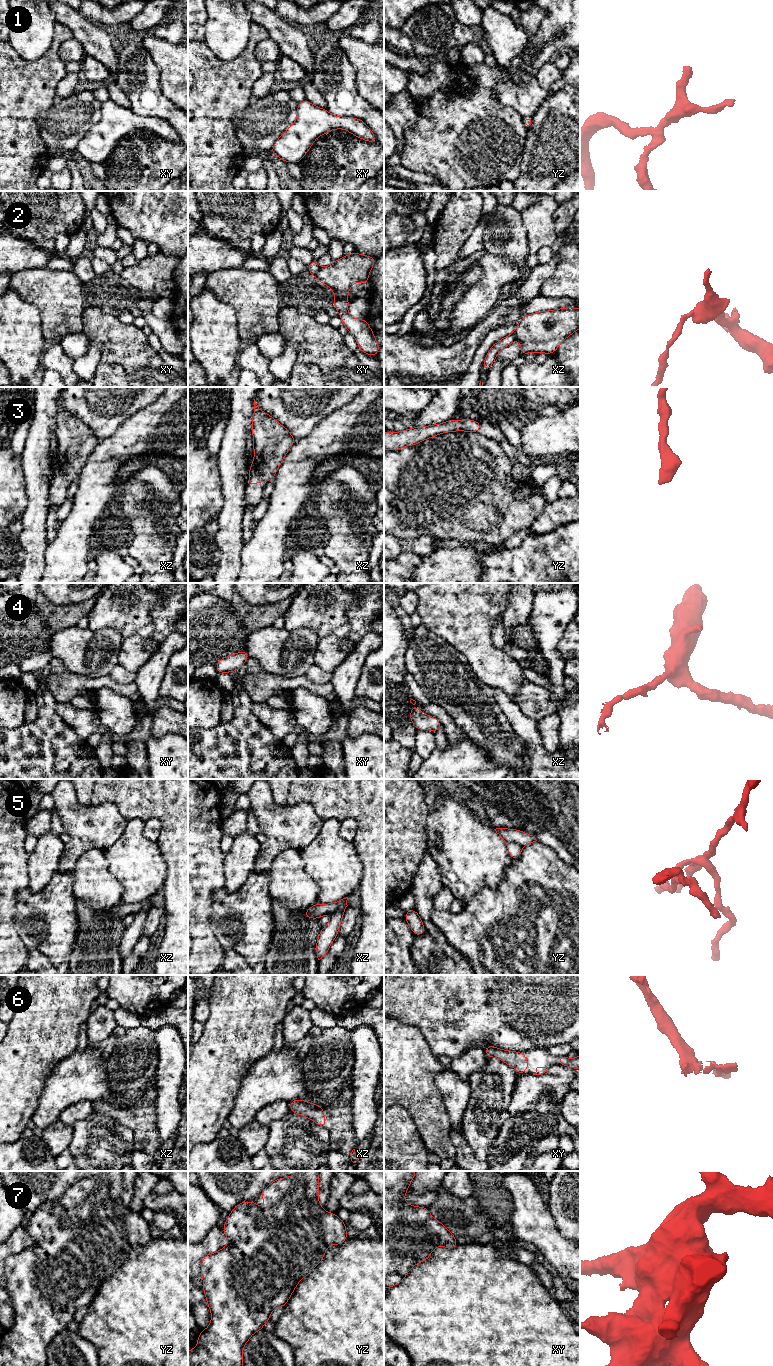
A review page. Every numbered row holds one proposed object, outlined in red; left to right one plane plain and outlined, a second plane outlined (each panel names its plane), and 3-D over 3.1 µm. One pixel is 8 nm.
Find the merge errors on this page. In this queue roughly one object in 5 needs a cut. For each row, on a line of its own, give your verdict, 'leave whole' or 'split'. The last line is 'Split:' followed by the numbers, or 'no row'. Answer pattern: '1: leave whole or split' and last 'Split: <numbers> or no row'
1: leave whole
2: split
3: leave whole
4: leave whole
5: split
6: leave whole
7: leave whole
Split: 2, 5

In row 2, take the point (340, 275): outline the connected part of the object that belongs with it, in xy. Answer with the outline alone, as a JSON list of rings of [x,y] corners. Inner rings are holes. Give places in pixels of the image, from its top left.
[[[354,251],[350,255],[333,261],[329,266],[319,268],[315,279],[334,292],[333,307],[339,312],[342,324],[356,339],[358,349],[369,356],[377,356],[380,346],[366,319],[356,319],[348,314],[350,301],[347,300],[350,288],[356,282],[367,285],[370,271],[376,262],[375,257],[361,255]]]

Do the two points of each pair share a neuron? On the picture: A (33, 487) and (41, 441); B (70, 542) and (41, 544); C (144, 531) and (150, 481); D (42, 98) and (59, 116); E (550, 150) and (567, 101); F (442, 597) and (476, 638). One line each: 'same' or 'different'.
A: same
B: different
C: same
D: different
E: same
F: same

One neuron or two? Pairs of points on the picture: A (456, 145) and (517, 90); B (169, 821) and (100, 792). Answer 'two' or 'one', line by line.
A: two
B: one

